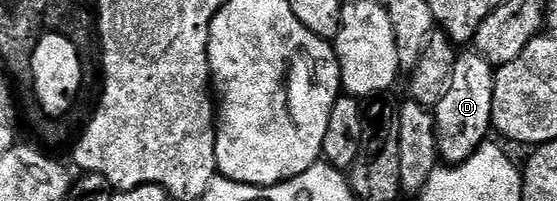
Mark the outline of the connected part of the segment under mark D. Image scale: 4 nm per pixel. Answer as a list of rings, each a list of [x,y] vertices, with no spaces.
[[[475,51],[461,52],[454,63],[454,79],[450,79],[450,91],[442,103],[435,107],[437,151],[439,160],[445,166],[460,165],[478,147],[489,140],[488,133],[493,132],[492,112],[494,111],[494,83],[496,69],[482,55]]]

